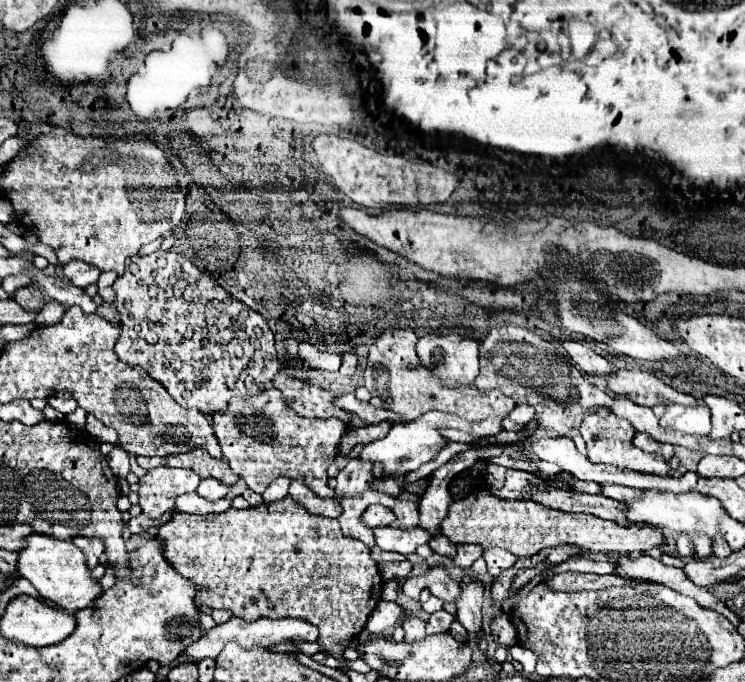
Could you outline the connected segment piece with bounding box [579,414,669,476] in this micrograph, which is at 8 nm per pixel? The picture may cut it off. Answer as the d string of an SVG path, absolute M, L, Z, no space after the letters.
M589 414L587 418L583 418L579 432L581 432L581 436L587 444L587 456L589 456L591 462L613 464L613 466L619 466L619 468L631 468L631 470L637 470L637 472L657 474L657 476L667 476L669 474L669 466L659 454L647 454L647 452L633 446L635 428L625 418L619 418L615 414L609 414L607 418L601 418L597 414Z

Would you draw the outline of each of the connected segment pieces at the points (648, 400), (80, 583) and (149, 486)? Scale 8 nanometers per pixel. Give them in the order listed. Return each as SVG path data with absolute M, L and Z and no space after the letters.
M615 370L615 374L607 376L607 388L617 396L627 396L639 406L655 406L655 404L681 404L695 406L697 398L689 394L681 394L675 388L663 384L657 376L643 370Z
M31 534L25 542L27 548L19 550L17 570L37 588L41 598L55 602L59 608L71 614L83 608L95 608L95 600L103 594L101 584L93 578L83 552L71 540L57 540L45 534Z
M169 466L153 468L143 478L139 478L139 506L143 508L143 514L159 518L175 506L177 496L195 492L199 482L201 478L193 470Z

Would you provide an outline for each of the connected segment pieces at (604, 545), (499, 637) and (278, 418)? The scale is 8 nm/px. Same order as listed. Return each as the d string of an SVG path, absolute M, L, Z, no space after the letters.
M473 490L466 497L454 501L447 518L441 524L441 534L445 534L453 544L481 544L483 548L497 546L509 550L517 558L529 558L547 546L575 544L591 552L607 554L631 554L645 552L653 546L665 544L665 536L659 526L651 524L629 524L621 526L591 514L569 514L559 510L549 510L537 502L527 500L501 500L489 494L489 490Z
M499 614L499 616L493 618L493 622L491 622L491 634L503 646L517 644L517 634L515 634L513 622L509 620L507 614Z
M279 390L261 392L253 396L249 404L247 412L239 412L237 416L231 412L215 412L211 416L213 432L231 470L255 492L263 492L277 476L289 476L303 478L321 498L337 498L337 492L327 484L327 468L337 456L337 448L347 426L337 418L301 418L295 410L291 410L291 406L287 406Z

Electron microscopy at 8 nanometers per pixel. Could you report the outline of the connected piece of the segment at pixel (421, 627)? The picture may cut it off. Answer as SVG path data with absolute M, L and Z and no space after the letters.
M405 616L401 626L405 630L405 642L421 642L425 638L425 622L421 618Z

